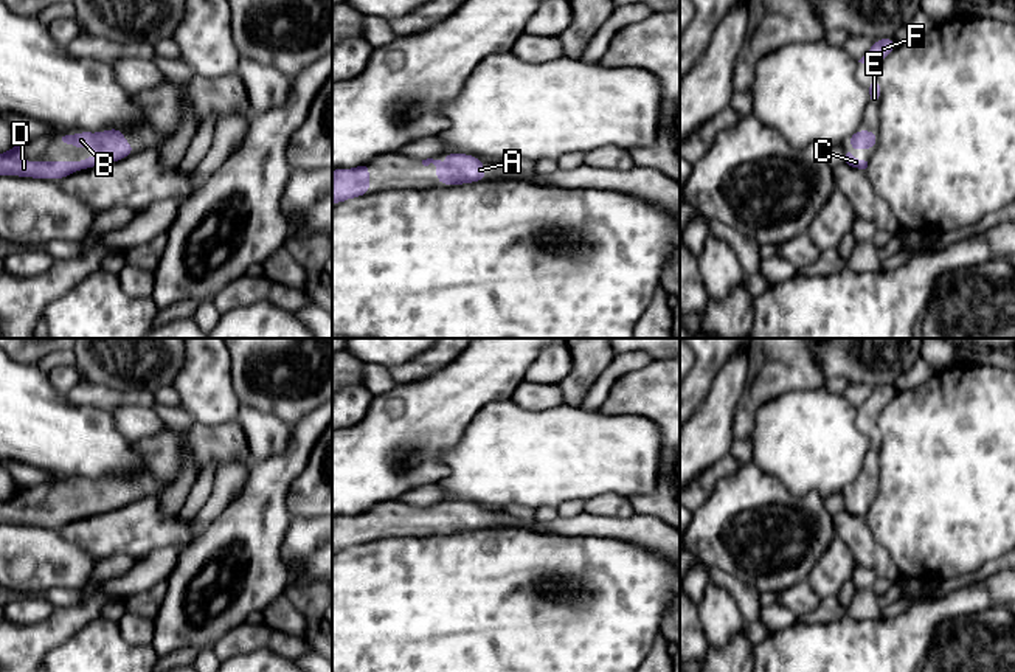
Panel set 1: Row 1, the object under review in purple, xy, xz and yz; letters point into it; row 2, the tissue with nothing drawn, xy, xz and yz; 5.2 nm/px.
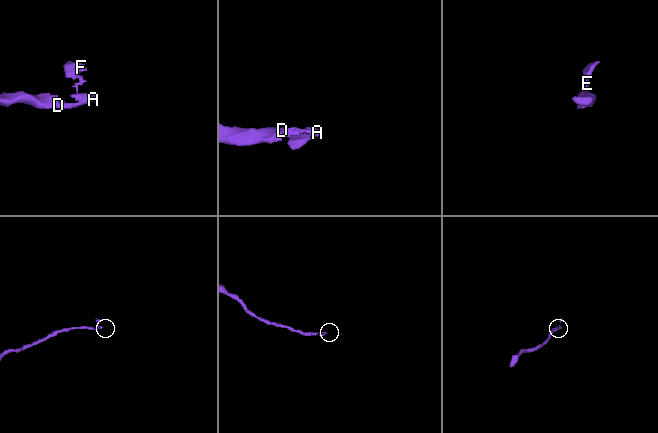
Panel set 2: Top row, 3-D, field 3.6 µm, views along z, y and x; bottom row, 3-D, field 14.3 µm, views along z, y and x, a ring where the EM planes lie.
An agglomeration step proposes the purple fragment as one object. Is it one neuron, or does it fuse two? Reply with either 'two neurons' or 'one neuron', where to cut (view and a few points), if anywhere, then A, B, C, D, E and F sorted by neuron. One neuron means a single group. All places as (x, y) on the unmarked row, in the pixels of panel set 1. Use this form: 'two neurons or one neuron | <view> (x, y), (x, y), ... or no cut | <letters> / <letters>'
one neuron | no cut | A B C D E F

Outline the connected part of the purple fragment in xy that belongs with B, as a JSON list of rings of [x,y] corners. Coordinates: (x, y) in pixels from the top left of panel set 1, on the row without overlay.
[[[107,476],[104,480],[78,480],[62,484],[62,489],[73,492],[76,498],[85,492],[87,497],[99,495],[98,504],[87,504],[81,509],[23,509],[22,486],[8,500],[0,501],[0,523],[17,523],[31,526],[61,528],[73,520],[104,514],[120,509],[137,498],[133,492],[127,492],[121,476]]]

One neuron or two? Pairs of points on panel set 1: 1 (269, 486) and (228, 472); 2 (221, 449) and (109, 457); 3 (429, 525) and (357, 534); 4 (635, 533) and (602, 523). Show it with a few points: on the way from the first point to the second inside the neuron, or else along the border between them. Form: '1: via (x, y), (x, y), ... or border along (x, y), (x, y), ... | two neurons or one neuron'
1: border along (252, 463), (244, 481) | two neurons
2: border along (134, 443), (145, 458), (145, 469), (121, 477) | two neurons
3: via (412, 525), (374, 525) | one neuron
4: via (627, 529), (610, 528) | one neuron

